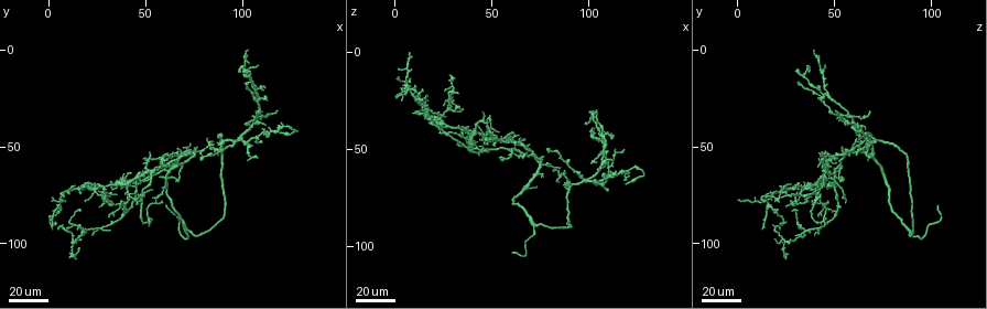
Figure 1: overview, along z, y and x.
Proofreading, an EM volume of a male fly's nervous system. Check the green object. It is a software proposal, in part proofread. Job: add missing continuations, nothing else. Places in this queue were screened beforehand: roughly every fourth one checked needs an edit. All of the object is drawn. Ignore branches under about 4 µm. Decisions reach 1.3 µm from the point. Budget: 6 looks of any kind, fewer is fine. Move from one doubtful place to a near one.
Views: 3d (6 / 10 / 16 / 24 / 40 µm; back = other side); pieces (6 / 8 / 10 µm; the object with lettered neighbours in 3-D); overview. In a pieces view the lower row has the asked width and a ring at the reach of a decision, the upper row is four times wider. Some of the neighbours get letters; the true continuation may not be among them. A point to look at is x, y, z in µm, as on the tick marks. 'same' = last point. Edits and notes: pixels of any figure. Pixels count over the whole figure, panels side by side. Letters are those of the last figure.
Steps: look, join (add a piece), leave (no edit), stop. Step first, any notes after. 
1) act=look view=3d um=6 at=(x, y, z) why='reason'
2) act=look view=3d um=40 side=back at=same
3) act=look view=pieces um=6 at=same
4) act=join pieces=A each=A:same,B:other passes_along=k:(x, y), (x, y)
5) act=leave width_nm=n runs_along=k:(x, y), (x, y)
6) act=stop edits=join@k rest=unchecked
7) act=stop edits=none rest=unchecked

act=look view=3d um=24 at=(33, 79, 21) why='thin end'

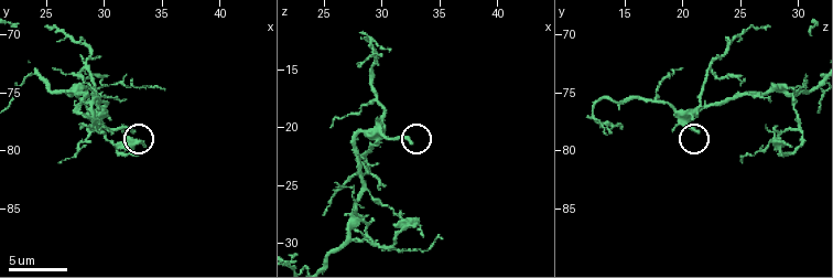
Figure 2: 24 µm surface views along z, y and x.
act=look view=pieces um=6 at=(32.8, 78.4, 21.2)

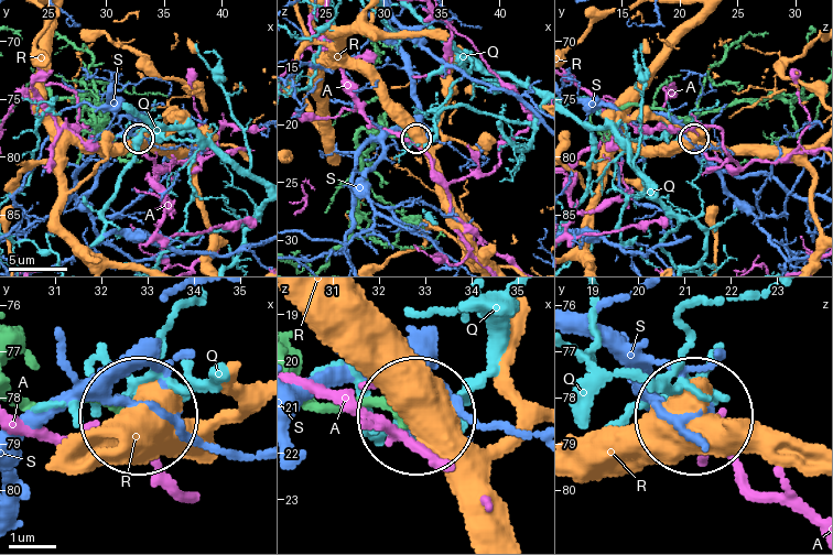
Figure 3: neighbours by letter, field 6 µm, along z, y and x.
act=leave each=A:other,Q:other,R:other,S:other runs_along=3:(19, 393), (133, 409) found='none of them fits'

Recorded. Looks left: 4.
act=look view=3d um=24 at=(25, 69, 37) why='thin end'

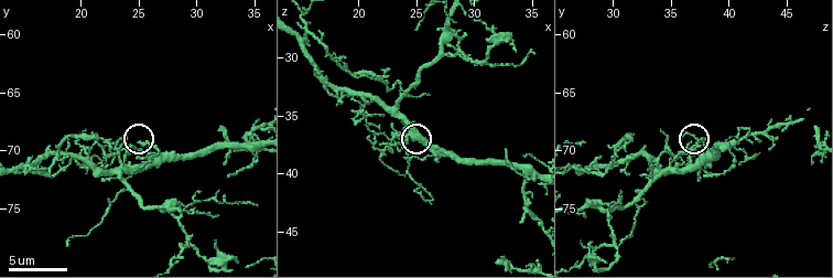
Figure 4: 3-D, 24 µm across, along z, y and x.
act=look view=pieces um=6 at=(24.2, 70.0, 36.0)

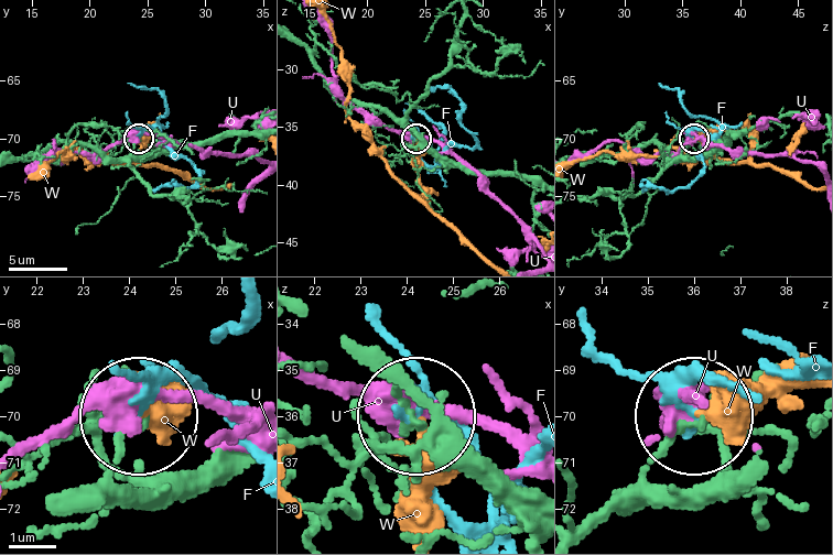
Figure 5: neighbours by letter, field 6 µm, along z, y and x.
act=leave each=F:other,U:other,W:other found='no lettered piece goes on from it'

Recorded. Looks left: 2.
act=look view=3d um=24 at=(42, 65, 46) why='tapers out'

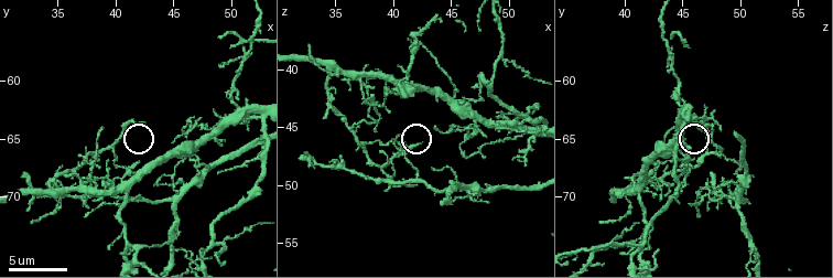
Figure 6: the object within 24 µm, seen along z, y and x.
act=look view=pieces um=8 at=(42.4, 63.4, 46.2)

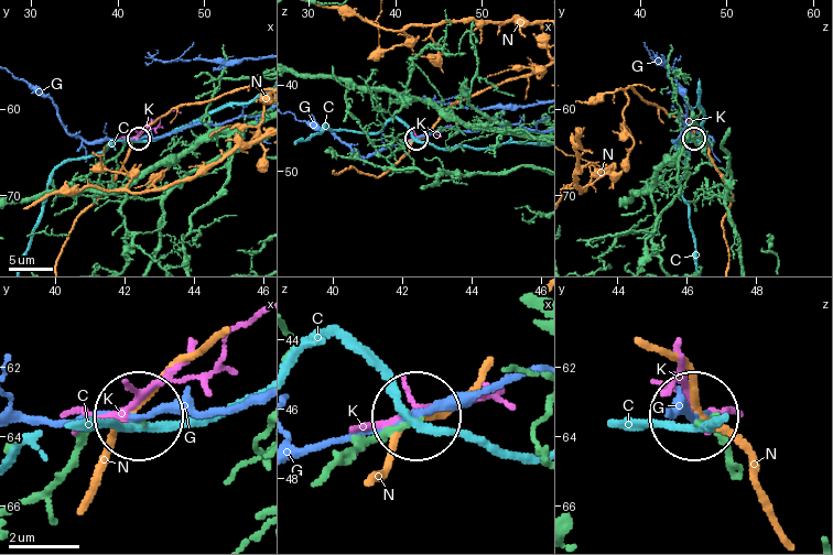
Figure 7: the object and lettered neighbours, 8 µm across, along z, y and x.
act=leave each=C:other,G:other,K:other,N:other runs_along=7:(374, 90), (346, 97), (377, 151), (417, 140) found='none of them fits'

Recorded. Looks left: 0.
act=stop edits=none rest=unchecked

